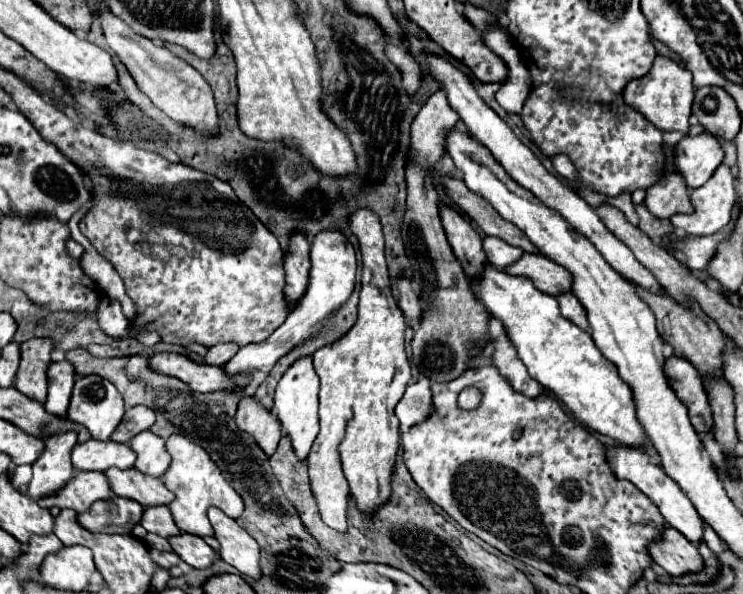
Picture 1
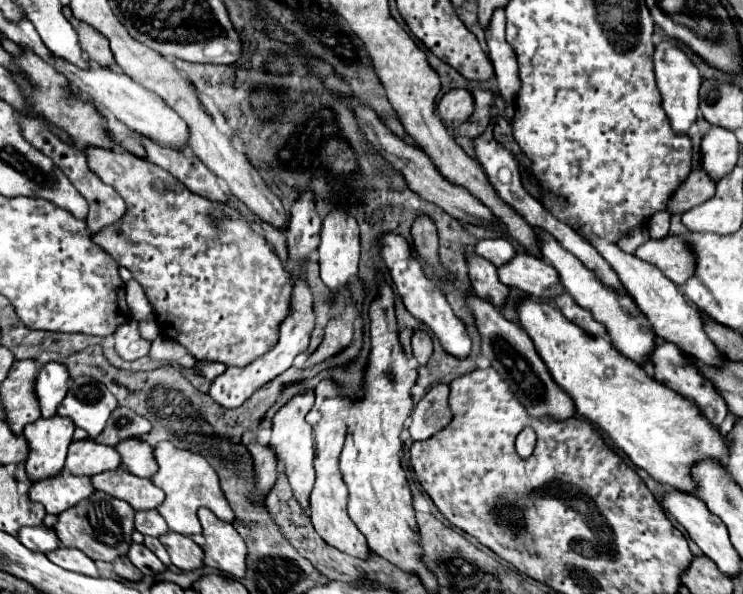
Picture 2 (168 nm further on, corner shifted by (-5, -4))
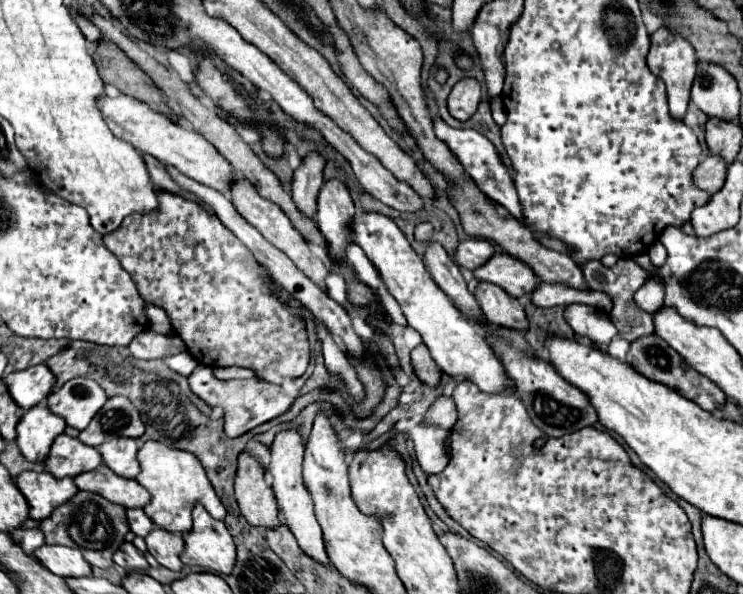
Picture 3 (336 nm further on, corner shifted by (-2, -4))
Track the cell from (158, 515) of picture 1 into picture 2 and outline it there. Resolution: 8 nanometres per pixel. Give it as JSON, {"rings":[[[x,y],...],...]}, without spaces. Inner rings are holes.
{"rings":[[[157,510],[137,512],[135,514],[135,528],[145,536],[155,536],[155,538],[169,532],[167,522],[161,518],[161,514],[157,514]]]}

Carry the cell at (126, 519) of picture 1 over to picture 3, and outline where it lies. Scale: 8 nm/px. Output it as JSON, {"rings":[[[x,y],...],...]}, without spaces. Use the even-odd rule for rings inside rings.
{"rings":[[[78,492],[70,502],[58,506],[54,514],[40,522],[40,530],[44,532],[46,544],[62,544],[70,548],[78,548],[90,566],[110,568],[114,566],[112,554],[124,542],[128,528],[126,522],[126,508],[108,502],[106,498],[94,492]]]}

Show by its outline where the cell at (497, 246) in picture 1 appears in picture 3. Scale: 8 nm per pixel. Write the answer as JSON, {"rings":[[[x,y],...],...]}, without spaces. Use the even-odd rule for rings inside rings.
{"rings":[[[468,238],[468,240],[464,240],[464,242],[458,244],[458,250],[454,250],[452,258],[454,258],[454,262],[458,262],[458,266],[468,268],[468,270],[476,270],[492,254],[494,254],[494,246],[488,240]]]}

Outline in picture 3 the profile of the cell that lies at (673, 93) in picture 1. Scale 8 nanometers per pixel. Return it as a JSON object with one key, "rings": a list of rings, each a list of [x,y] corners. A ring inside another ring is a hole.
{"rings":[[[658,28],[650,36],[650,40],[652,40],[652,46],[650,46],[650,52],[648,52],[648,66],[666,84],[668,106],[670,106],[672,118],[682,118],[686,114],[686,108],[688,108],[688,102],[690,102],[692,80],[694,80],[696,70],[698,70],[694,48],[692,48],[692,44],[686,38],[682,38],[680,34],[672,34],[666,28]]]}

